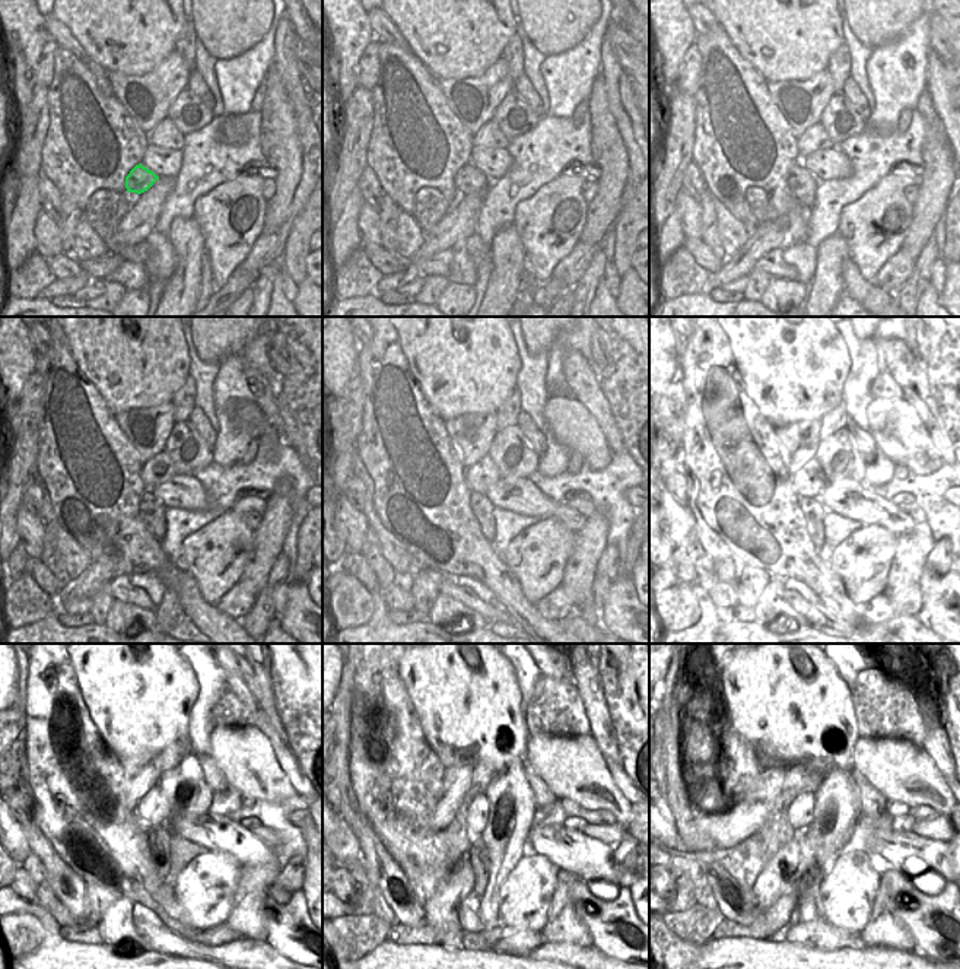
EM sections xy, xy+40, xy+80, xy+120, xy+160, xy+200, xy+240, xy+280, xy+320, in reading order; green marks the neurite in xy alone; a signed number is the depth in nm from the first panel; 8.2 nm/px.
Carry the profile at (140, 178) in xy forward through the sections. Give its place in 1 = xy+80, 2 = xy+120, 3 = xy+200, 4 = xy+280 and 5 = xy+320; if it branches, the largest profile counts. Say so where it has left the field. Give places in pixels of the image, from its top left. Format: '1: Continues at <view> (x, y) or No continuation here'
1: Continues at xy+80 (803, 184)
2: Continues at xy+120 (152, 511)
3: Continues at xy+200 (811, 510)
4: Continues at xy+280 (485, 863)
5: Continues at xy+320 (811, 880).

